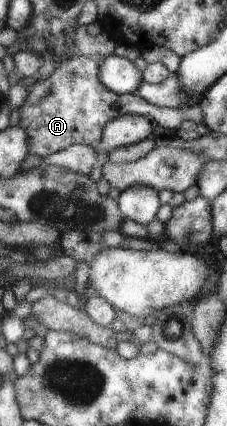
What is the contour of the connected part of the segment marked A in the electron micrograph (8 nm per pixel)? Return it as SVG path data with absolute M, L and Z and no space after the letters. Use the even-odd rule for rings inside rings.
M83 55L74 56L72 60L58 64L55 72L52 72L46 80L42 79L33 84L18 112L20 112L18 126L22 130L29 130L27 152L42 158L75 145L90 146L97 153L106 124L120 116L142 116L168 129L180 129L184 121L192 121L199 126L204 122L204 114L199 103L192 107L160 107L150 104L148 100L136 94L118 95L108 90L100 82L99 62Z

